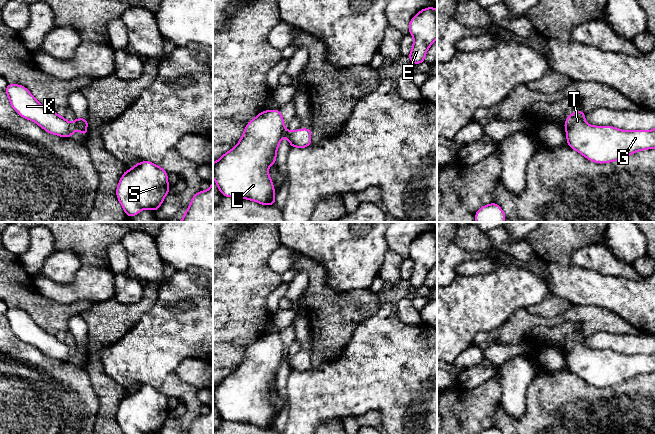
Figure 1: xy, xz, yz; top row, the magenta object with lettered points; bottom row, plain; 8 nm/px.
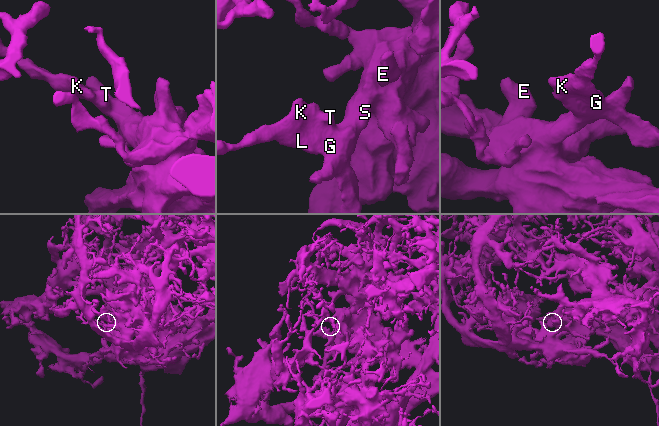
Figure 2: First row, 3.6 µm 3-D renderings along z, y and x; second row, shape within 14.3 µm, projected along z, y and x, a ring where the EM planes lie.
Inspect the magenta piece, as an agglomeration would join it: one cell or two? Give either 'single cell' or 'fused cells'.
single cell

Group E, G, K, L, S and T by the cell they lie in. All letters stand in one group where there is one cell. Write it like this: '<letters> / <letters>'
E G K L S T

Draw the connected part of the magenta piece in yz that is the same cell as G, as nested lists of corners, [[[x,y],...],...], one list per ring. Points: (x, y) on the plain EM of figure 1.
[[[579,333],[567,341],[564,351],[569,371],[595,387],[614,386],[637,375],[655,372],[655,353],[624,355],[612,350],[592,350],[585,346],[585,338]]]

